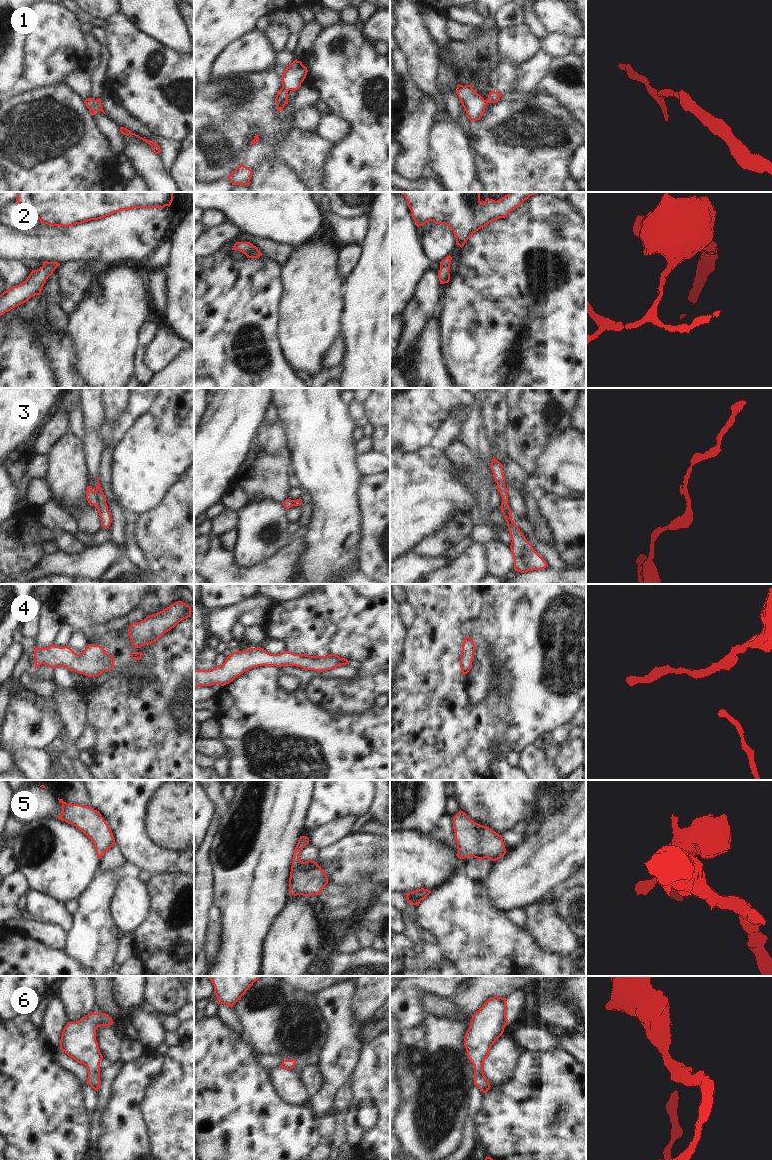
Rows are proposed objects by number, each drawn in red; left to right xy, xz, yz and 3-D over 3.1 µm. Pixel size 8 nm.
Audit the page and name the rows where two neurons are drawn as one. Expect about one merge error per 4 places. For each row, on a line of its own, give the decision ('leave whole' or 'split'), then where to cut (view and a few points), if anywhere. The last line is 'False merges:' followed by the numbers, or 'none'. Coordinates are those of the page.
1: leave whole; no cut
2: leave whole; no cut
3: leave whole; no cut
4: leave whole; no cut
5: leave whole; no cut
6: leave whole; no cut
False merges: none

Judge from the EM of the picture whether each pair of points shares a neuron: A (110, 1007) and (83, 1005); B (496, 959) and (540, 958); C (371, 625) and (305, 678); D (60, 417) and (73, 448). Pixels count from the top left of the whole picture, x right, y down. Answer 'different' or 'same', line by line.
A: different
B: same
C: different
D: different

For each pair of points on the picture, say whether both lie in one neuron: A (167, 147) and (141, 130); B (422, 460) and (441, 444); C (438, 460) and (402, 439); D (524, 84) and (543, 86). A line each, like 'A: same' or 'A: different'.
A: same
B: different
C: different
D: different

